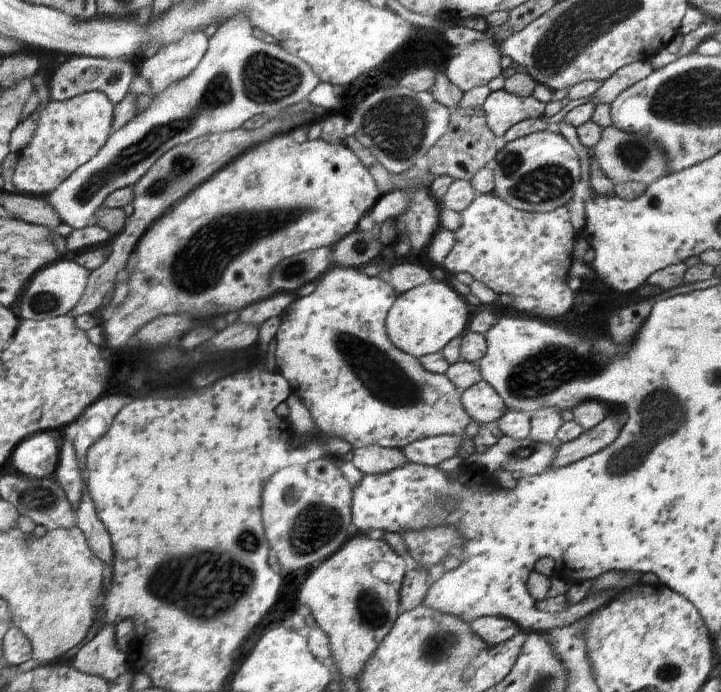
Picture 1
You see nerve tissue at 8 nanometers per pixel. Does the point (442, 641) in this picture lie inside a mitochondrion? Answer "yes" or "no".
yes

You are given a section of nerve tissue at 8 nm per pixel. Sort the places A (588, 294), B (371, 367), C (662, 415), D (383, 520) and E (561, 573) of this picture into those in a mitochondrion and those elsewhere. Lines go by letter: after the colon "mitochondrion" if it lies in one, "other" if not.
A: other
B: mitochondrion
C: mitochondrion
D: other
E: other

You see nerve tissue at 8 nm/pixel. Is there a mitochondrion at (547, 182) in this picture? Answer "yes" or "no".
yes

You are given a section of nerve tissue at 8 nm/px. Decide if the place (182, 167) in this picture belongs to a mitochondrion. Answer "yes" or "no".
yes

